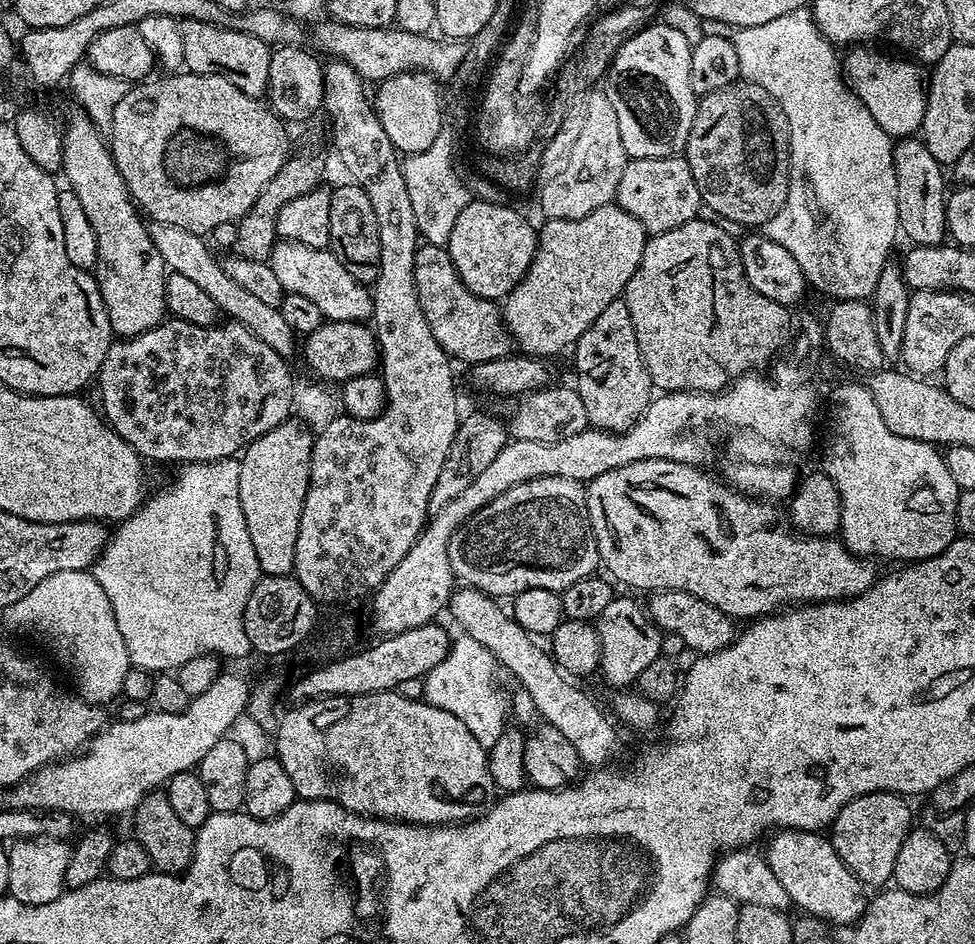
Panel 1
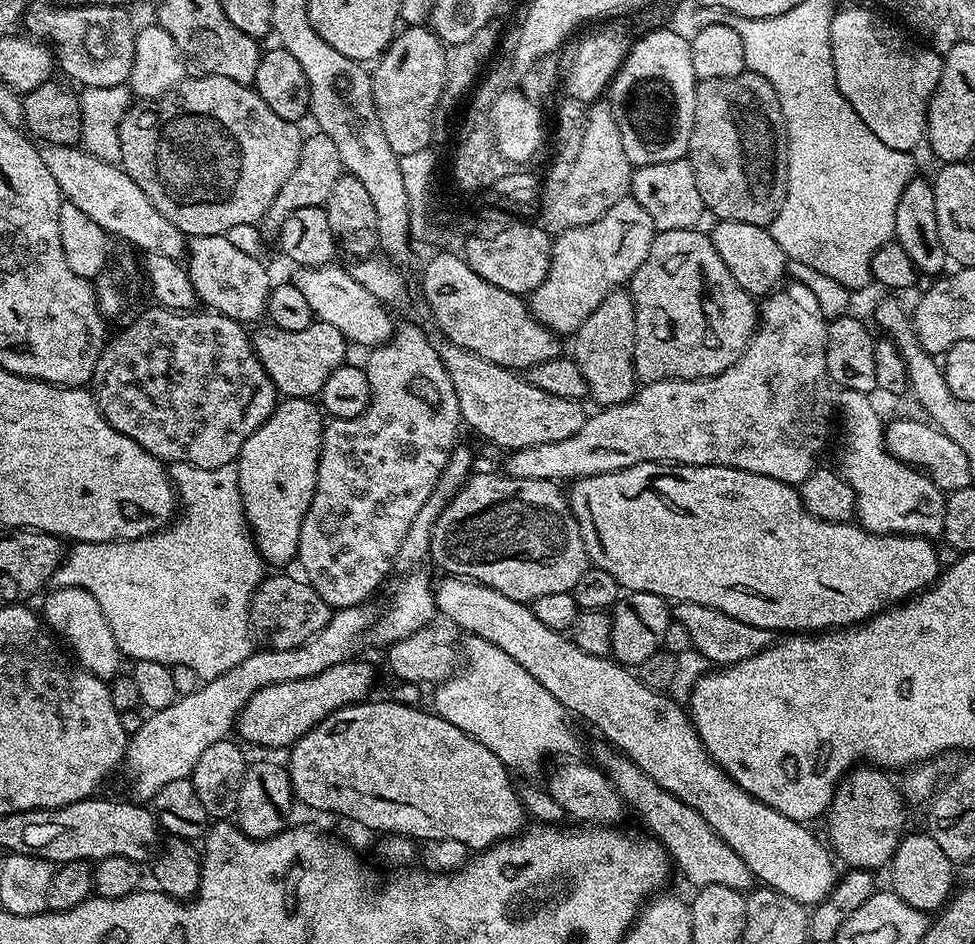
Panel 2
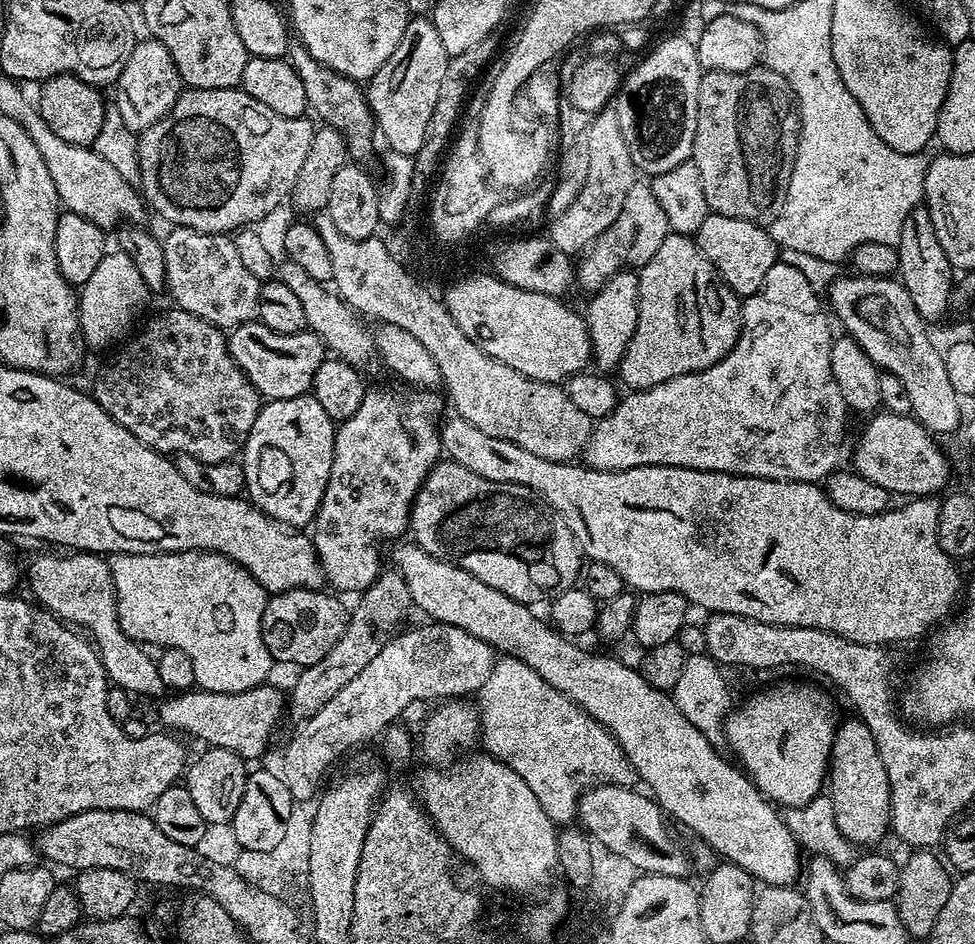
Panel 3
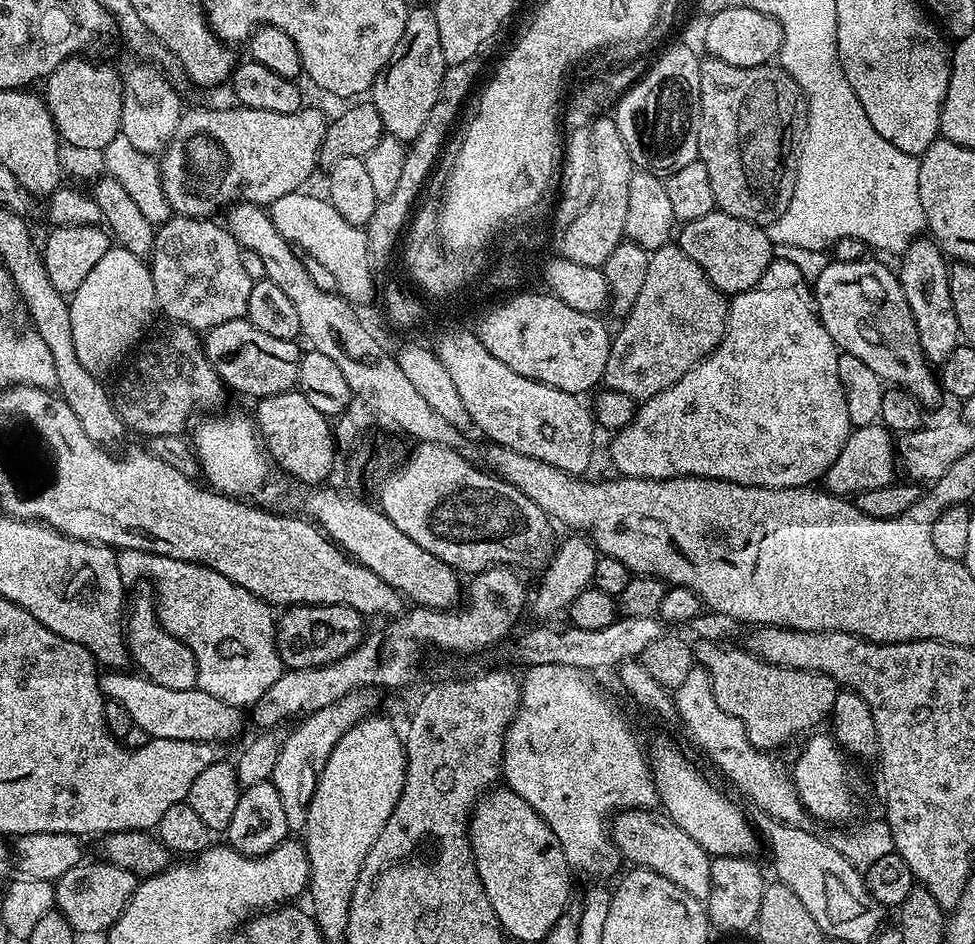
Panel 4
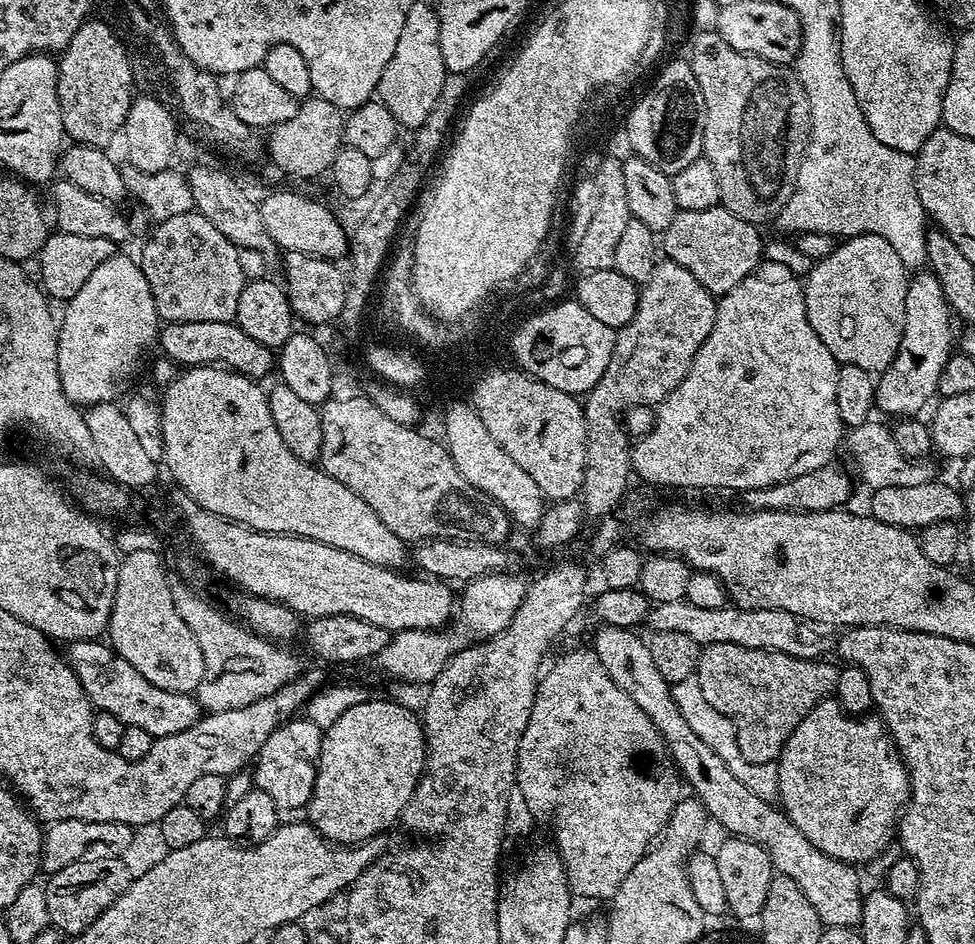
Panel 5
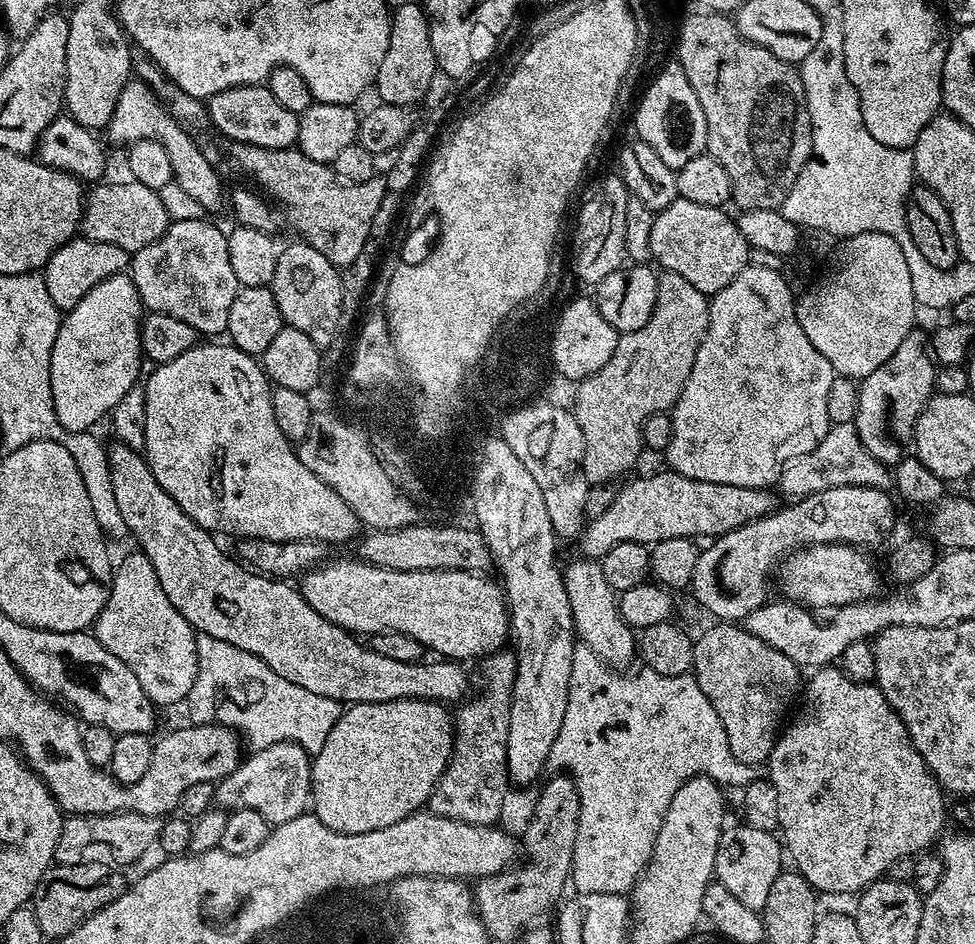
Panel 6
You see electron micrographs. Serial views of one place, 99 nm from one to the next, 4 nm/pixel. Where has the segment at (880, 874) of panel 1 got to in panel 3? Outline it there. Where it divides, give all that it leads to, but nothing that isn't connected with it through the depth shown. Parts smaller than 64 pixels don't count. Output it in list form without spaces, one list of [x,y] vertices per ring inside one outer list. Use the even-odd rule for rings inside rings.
[[[851,718],[852,720],[844,720],[835,725],[832,734],[832,755],[830,757],[830,763],[826,773],[826,795],[833,802],[834,808],[834,821],[837,822],[838,830],[843,834],[845,839],[849,841],[853,846],[860,846],[860,844],[872,844],[868,846],[876,846],[880,839],[884,835],[889,835],[890,825],[892,823],[892,791],[890,790],[890,782],[888,781],[888,775],[886,774],[886,766],[882,762],[882,758],[878,754],[878,746],[874,742],[874,734],[870,734],[870,726],[865,720],[859,718]]]

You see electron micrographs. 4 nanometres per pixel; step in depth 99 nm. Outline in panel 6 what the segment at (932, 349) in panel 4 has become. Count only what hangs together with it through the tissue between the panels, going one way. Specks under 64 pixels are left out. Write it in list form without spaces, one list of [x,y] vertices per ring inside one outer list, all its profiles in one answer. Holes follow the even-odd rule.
[[[913,330],[902,338],[902,346],[874,370],[874,374],[859,381],[858,414],[855,426],[866,450],[877,456],[883,464],[895,466],[905,455],[913,439],[916,423],[922,410],[936,392],[936,369],[938,365],[920,330]]]

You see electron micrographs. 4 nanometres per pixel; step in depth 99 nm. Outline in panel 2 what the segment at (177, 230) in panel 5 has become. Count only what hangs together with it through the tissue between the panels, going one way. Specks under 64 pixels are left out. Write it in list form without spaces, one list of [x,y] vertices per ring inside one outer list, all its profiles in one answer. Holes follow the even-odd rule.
[[[225,235],[194,236],[187,241],[186,248],[190,253],[186,264],[188,277],[205,309],[241,322],[256,320],[267,313],[268,293],[274,287],[274,280],[268,277],[267,270],[259,264],[257,257],[242,253],[227,241]]]

